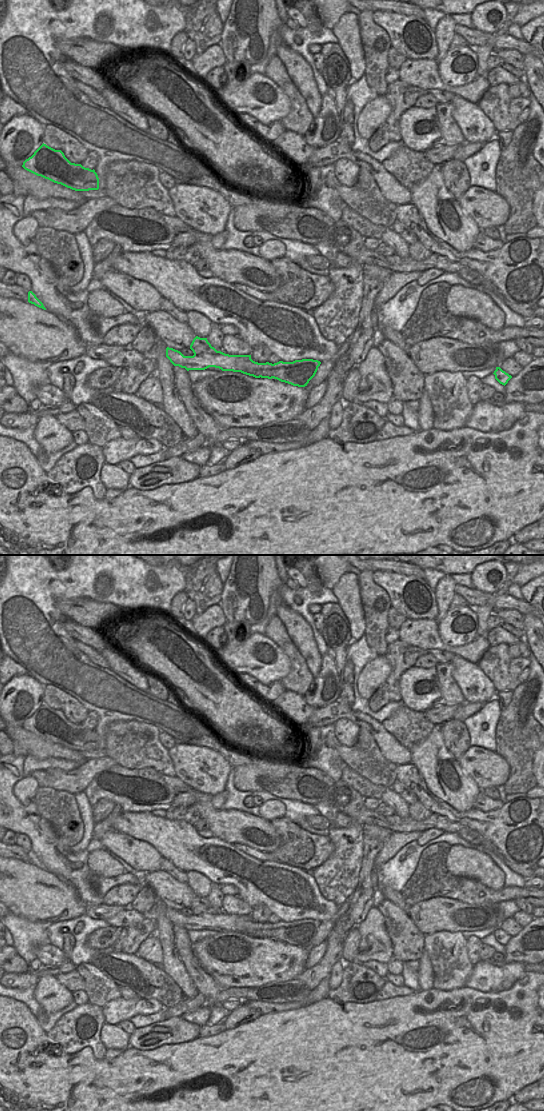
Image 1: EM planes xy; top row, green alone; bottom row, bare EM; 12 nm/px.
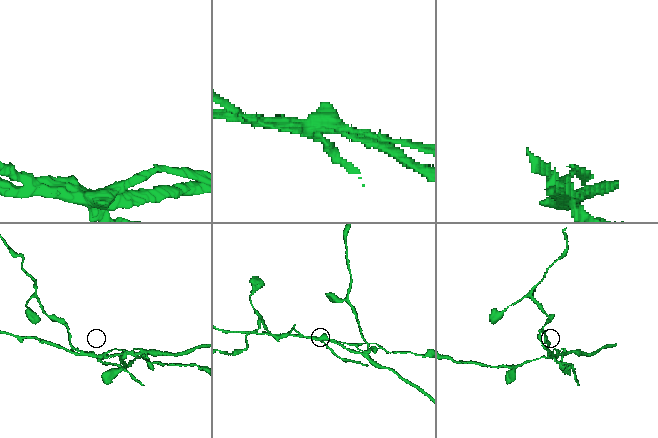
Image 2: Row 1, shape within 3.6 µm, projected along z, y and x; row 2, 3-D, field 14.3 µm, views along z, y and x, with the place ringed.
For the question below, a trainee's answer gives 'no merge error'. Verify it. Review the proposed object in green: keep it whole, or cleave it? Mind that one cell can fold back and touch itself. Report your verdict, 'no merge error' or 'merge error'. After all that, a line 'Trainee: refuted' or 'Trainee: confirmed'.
merge error
Trainee: refuted

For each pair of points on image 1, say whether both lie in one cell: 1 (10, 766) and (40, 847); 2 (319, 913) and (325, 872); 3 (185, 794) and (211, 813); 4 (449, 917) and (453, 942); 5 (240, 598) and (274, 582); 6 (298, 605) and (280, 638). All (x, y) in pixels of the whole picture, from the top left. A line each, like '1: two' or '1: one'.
1: one
2: two
3: two
4: two
5: one
6: two

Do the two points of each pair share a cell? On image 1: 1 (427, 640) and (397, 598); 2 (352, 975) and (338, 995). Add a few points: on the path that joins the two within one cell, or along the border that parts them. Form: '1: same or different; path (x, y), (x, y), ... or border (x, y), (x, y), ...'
1: different; border (435, 618), (407, 619)
2: same; path (352, 980), (343, 990)

